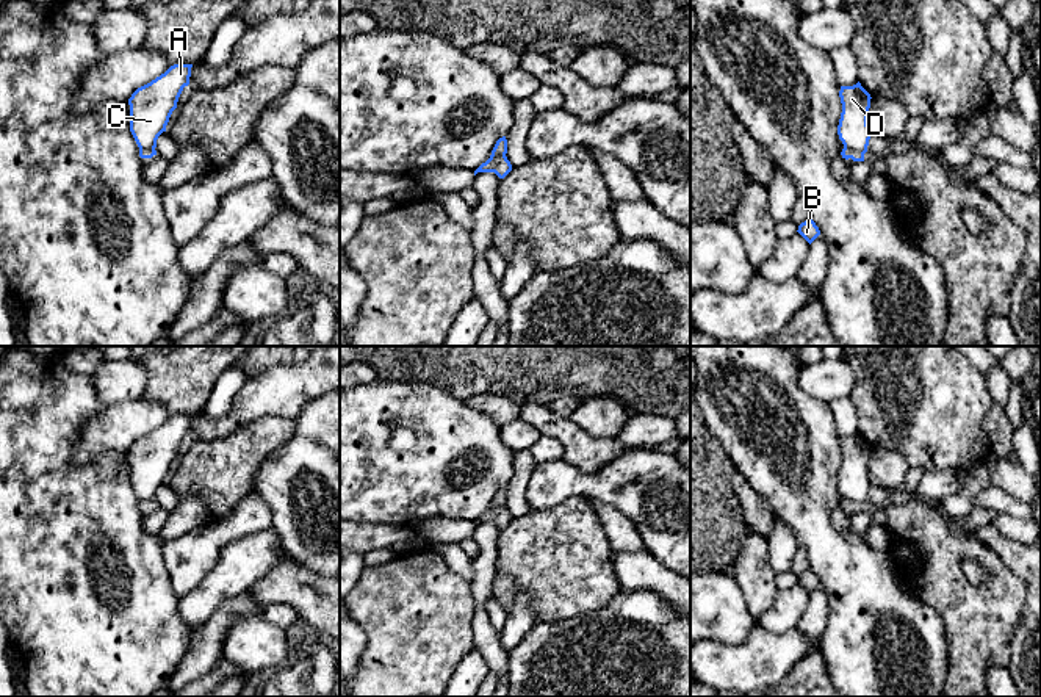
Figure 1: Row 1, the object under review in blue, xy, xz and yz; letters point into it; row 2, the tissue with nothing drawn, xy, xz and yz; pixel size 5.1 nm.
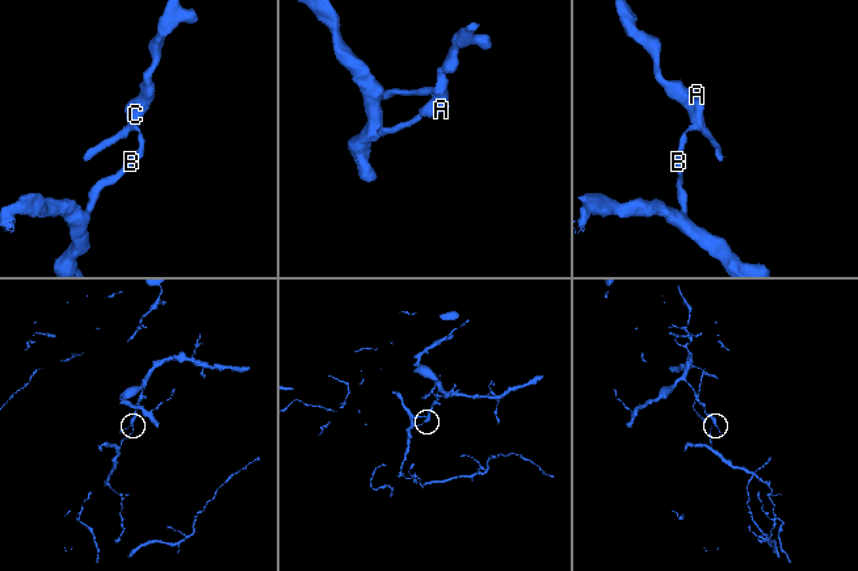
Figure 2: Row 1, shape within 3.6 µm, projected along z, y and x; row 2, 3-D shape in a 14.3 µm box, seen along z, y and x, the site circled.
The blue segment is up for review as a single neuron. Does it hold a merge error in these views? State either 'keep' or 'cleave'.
cleave

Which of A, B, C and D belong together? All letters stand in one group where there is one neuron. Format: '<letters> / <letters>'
A C D / B

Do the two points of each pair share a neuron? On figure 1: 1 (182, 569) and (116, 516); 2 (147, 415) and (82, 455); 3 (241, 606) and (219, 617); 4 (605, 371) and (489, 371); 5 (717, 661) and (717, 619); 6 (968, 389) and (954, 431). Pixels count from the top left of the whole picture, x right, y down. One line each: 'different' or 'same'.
1: different
2: same
3: same
4: same
5: different
6: same

